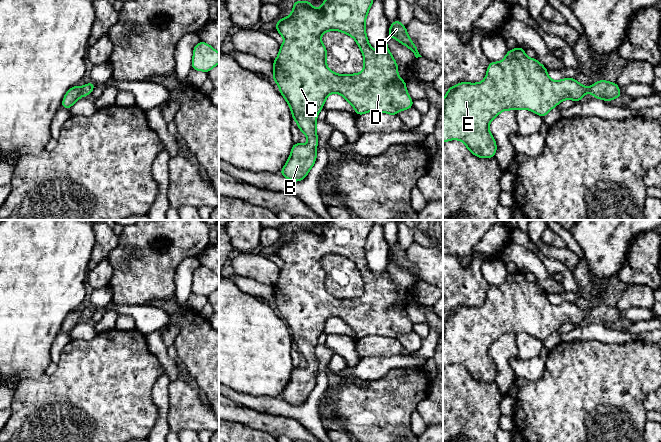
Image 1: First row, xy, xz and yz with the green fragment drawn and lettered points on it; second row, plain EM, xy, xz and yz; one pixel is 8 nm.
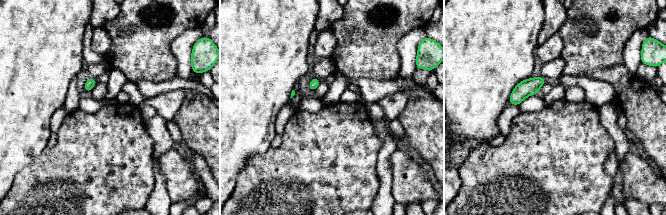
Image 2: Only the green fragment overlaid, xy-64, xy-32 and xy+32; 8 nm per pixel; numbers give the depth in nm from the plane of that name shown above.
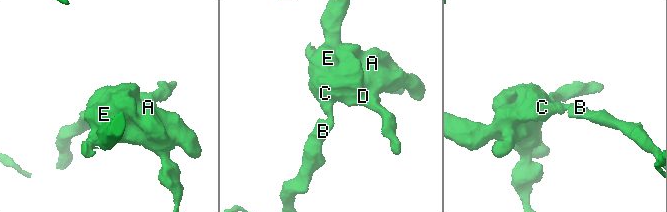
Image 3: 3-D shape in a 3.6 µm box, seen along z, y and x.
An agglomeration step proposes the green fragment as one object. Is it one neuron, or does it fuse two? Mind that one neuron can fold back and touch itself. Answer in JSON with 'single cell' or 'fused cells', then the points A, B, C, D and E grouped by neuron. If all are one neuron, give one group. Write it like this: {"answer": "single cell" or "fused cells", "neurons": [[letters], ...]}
{"answer": "single cell", "neurons": [["A", "B", "C", "D", "E"]]}

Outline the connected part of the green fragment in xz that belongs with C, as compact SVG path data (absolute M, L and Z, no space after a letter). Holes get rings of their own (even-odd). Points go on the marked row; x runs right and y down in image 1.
M324 0L322 6L315 9L311 1L293 1L294 9L291 14L274 24L285 42L280 45L279 54L273 62L272 79L291 108L291 114L300 131L308 138L307 145L293 144L290 157L279 173L291 181L303 180L315 164L318 144L317 114L323 109L328 95L342 95L354 107L356 115L371 111L397 115L399 111L413 107L406 82L398 77L398 65L388 44L382 51L377 51L369 45L365 21L373 2L374 0ZM332 30L348 34L355 39L364 57L361 73L341 75L327 67L327 50L321 41L321 35Z

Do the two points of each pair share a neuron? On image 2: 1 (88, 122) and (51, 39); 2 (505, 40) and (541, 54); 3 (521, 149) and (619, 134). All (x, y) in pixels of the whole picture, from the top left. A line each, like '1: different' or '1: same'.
1: different
2: different
3: different

